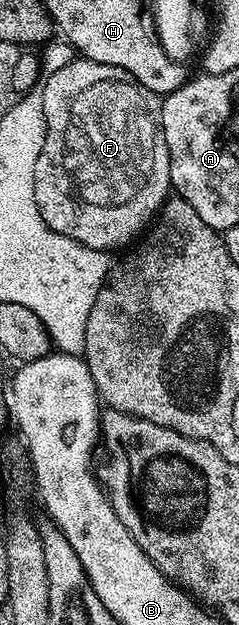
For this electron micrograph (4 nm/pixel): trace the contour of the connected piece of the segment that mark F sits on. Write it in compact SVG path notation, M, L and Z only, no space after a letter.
M76 58L51 72L40 88L46 137L34 171L36 206L52 230L84 246L115 250L121 244L129 245L157 217L172 192L170 155L162 133L162 100L148 86L140 86L132 74L118 66L104 66L104 62Z

